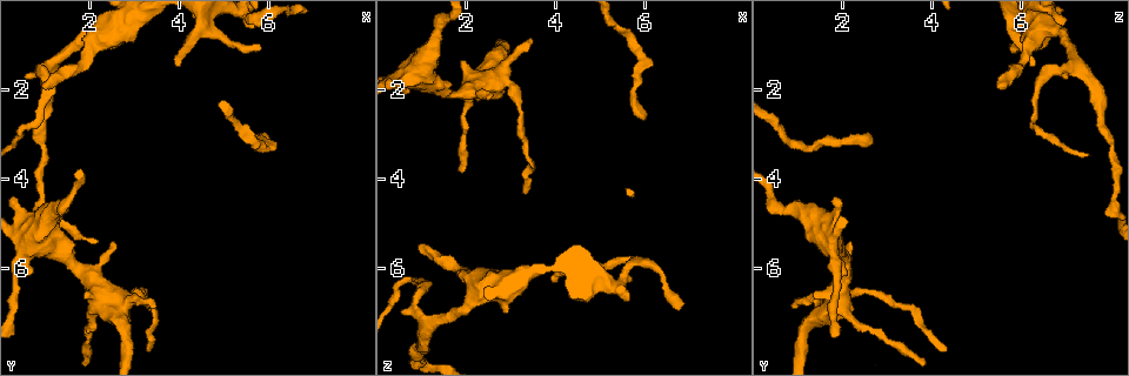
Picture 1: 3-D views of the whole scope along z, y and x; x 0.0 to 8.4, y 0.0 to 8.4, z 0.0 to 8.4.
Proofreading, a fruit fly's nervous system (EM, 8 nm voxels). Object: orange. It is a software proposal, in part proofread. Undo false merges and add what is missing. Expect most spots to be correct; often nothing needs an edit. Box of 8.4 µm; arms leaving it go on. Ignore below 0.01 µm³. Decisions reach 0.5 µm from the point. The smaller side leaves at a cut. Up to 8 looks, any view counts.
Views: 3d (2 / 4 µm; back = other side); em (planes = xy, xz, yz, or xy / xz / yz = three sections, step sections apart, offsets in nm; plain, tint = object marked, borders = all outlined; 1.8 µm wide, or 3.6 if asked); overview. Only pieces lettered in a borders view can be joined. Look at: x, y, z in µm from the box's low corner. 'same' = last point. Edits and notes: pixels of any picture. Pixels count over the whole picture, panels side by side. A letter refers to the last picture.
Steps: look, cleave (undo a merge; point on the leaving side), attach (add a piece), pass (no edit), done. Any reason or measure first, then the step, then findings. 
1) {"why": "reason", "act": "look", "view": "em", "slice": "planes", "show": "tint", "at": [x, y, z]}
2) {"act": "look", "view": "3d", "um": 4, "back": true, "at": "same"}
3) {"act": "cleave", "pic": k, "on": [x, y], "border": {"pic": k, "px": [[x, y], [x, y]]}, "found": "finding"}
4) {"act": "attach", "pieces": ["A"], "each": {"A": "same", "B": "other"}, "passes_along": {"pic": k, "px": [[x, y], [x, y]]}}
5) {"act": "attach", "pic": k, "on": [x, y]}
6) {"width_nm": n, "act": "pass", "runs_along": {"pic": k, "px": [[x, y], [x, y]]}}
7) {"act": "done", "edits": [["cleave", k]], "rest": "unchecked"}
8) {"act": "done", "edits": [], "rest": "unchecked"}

{"why": "free end", "act": "look", "view": "3d", "um": 4, "at": [5.90, 1.10, 5.75]}

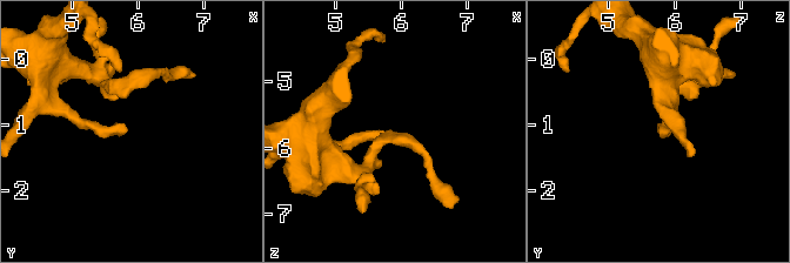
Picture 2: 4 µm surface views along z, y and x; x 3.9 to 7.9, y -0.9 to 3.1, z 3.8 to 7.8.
{"why": "need the tissue", "act": "look", "view": "em", "slice": "planes", "show": "plain", "at": [5.85, 1.05, 5.80]}

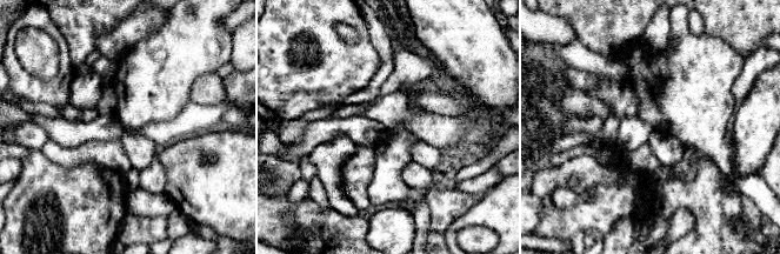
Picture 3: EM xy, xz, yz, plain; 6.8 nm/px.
{"why": "what lies round it", "act": "look", "view": "em", "slice": "planes", "show": "borders", "at": "same"}

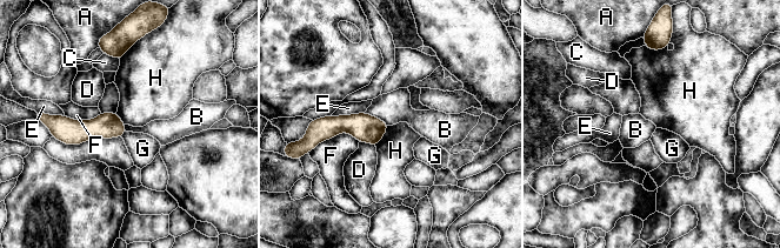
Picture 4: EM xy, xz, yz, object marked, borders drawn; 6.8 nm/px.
{"width_nm": 180, "act": "pass", "each": {"A": "other", "B": "other", "C": "other", "D": "other", "E": "other", "F": "other", "G": "other", "H": "other"}, "border": {"pic": 4, "px": [[365, 112], [384, 120], [388, 125]]}, "found": "none of them fits"}

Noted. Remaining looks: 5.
{"why": "branch stops here", "act": "look", "view": "em", "slice": "planes", "show": "borders", "at": [4.00, 1.50, 6.30]}

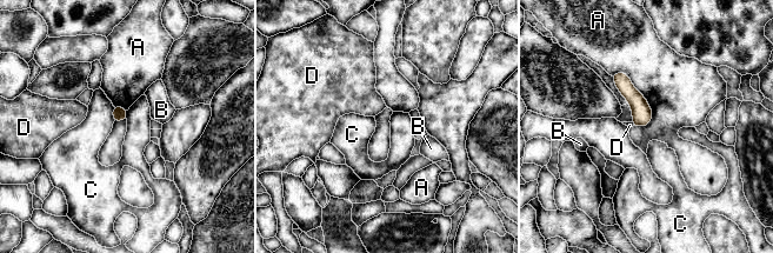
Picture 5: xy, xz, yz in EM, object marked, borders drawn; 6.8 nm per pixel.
{"act": "pass", "each": {"A": "other", "B": "other", "C": "other", "D": "other"}, "border": {"pic": 5, "px": [[611, 74], [645, 98], [647, 126]]}, "found": "no lettered piece goes on from it"}

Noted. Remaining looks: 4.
{"why": "an open end", "act": "look", "view": "3d", "um": 4, "at": [0.95, 1.95, 5.55]}

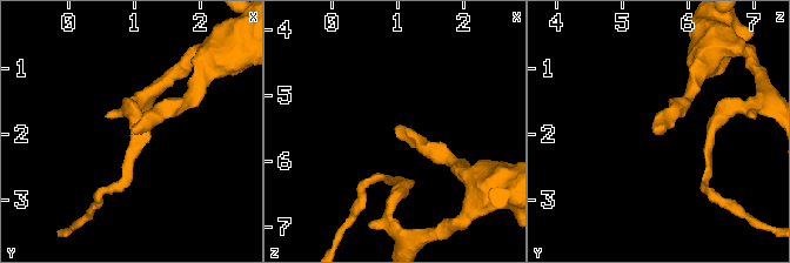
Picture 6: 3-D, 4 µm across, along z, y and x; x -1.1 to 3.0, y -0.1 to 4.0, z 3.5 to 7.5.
{"act": "look", "view": "em", "slice": "planes", "show": "borders", "at": [0.95, 1.95, 5.50]}

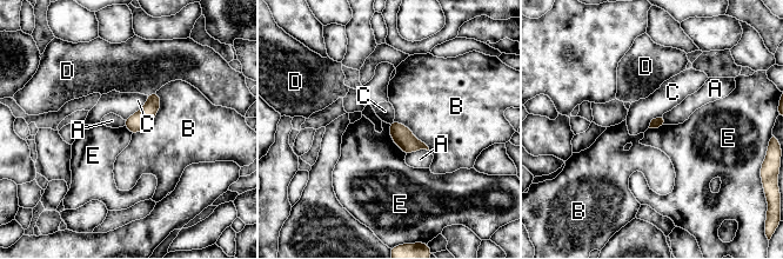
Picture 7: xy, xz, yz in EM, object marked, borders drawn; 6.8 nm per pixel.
{"act": "pass", "each": {"A": "other", "B": "other", "C": "other", "D": "other", "E": "other"}, "border": {"pic": 7, "px": [[388, 124], [392, 140], [406, 154]]}, "found": "none of them fits"}

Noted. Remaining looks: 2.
{"why": "free end", "act": "look", "view": "em", "slice": "planes", "show": "plain", "at": [3.45, 6.85, 0.85]}

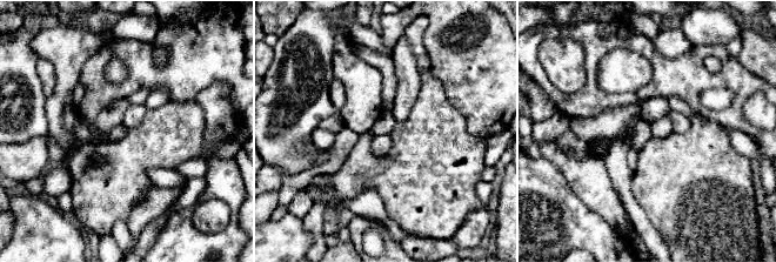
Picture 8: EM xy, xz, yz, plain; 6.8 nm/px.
{"act": "look", "view": "em", "slice": "planes", "show": "borders", "at": "same"}

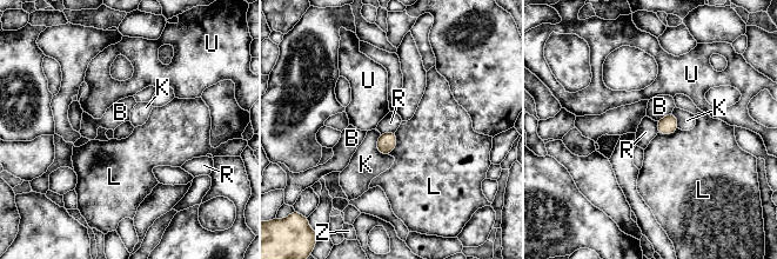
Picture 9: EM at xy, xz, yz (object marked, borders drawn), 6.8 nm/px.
{"act": "pass", "each": {"B": "other", "K": "other", "L": "other", "R": "other", "U": "other", "Z": "other"}, "border": {"pic": 9, "px": [[394, 131], [381, 134]]}, "found": "none of them fits"}

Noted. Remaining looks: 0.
{"act": "done", "edits": [], "rest": "unchecked"}

